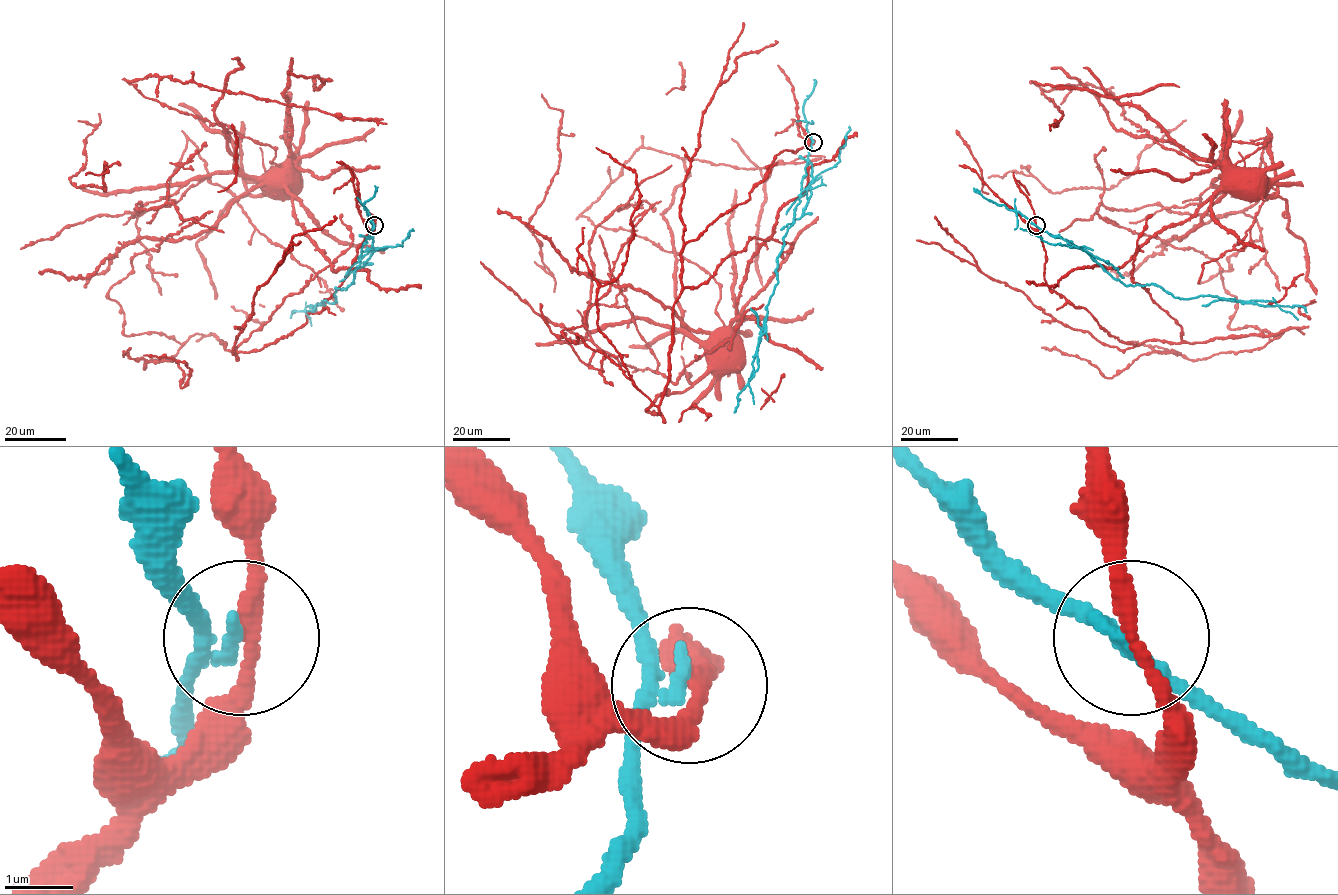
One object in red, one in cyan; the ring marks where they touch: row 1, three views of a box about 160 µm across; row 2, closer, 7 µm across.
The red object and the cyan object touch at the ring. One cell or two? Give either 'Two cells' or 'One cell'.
Two cells

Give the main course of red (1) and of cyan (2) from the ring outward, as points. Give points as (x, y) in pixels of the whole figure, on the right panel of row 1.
1: (1036, 225), (1051, 289), (1120, 342), (1179, 343), (1181, 327), (1133, 281), (1131, 259), (1186, 222), (1222, 178)
2: (1036, 225), (1089, 253), (1126, 286), (1156, 284), (1180, 298), (1216, 296), (1266, 306), (1301, 306), (1306, 312)

